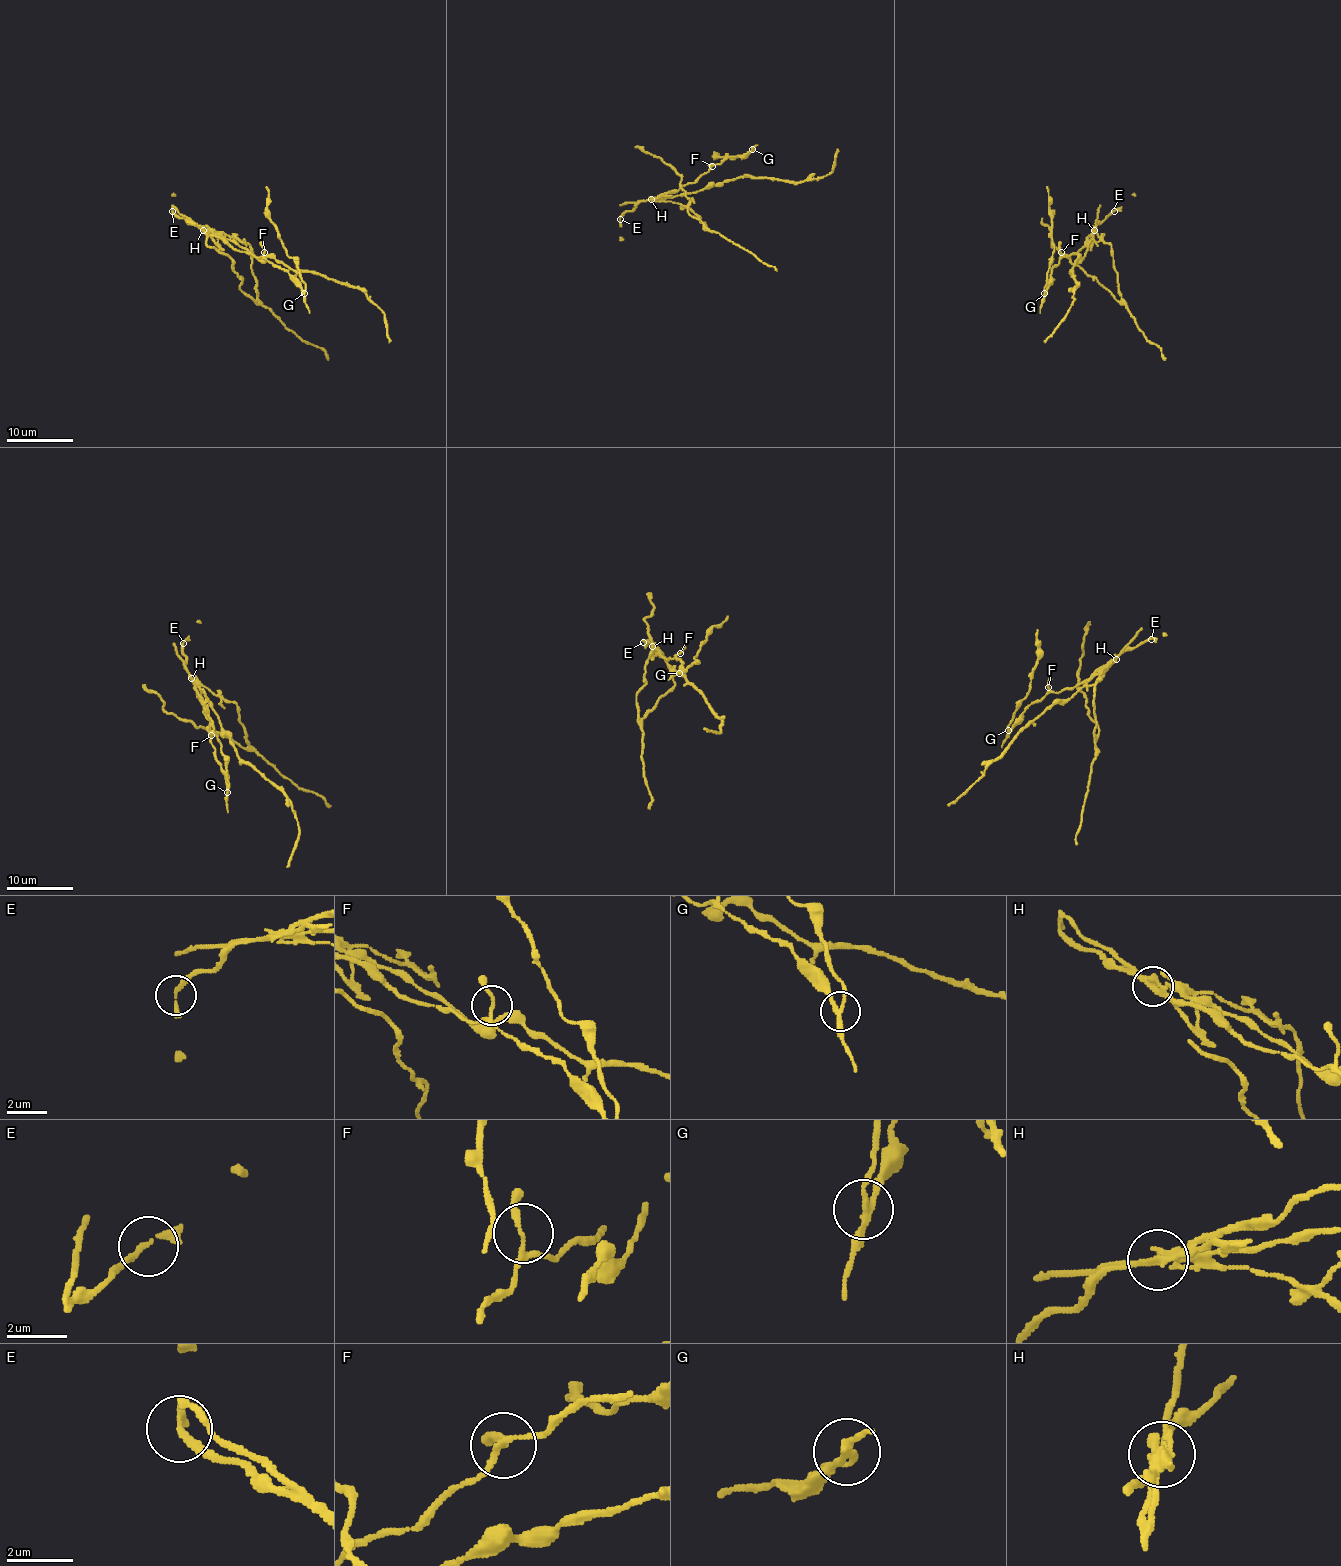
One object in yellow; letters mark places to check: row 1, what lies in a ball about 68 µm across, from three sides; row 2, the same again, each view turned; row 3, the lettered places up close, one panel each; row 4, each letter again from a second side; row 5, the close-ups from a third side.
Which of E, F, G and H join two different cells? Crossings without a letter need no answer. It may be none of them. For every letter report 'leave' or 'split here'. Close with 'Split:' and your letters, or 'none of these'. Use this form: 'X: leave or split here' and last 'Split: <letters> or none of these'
E: leave
F: leave
G: split here
H: split here
Split: G, H

